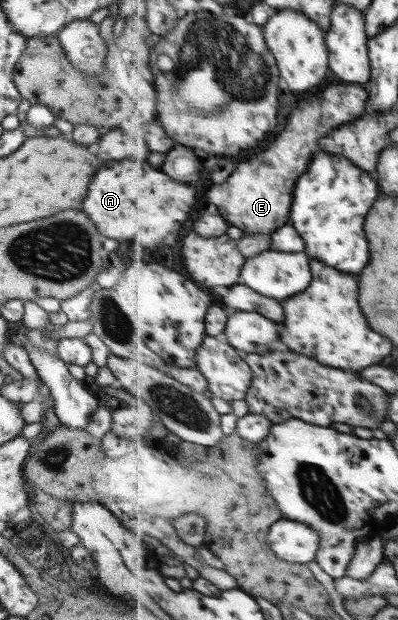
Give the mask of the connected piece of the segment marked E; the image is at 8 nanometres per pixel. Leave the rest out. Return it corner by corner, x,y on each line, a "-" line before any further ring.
331,85
313,99
301,101
275,143
251,161
237,165
225,183
215,185
209,191
209,201
219,207
219,214
229,219
231,225
248,234
272,235
279,228
292,225
289,211
292,212
293,189
297,179
321,151
320,142
325,137
345,123
355,122
366,115
368,97
366,85

